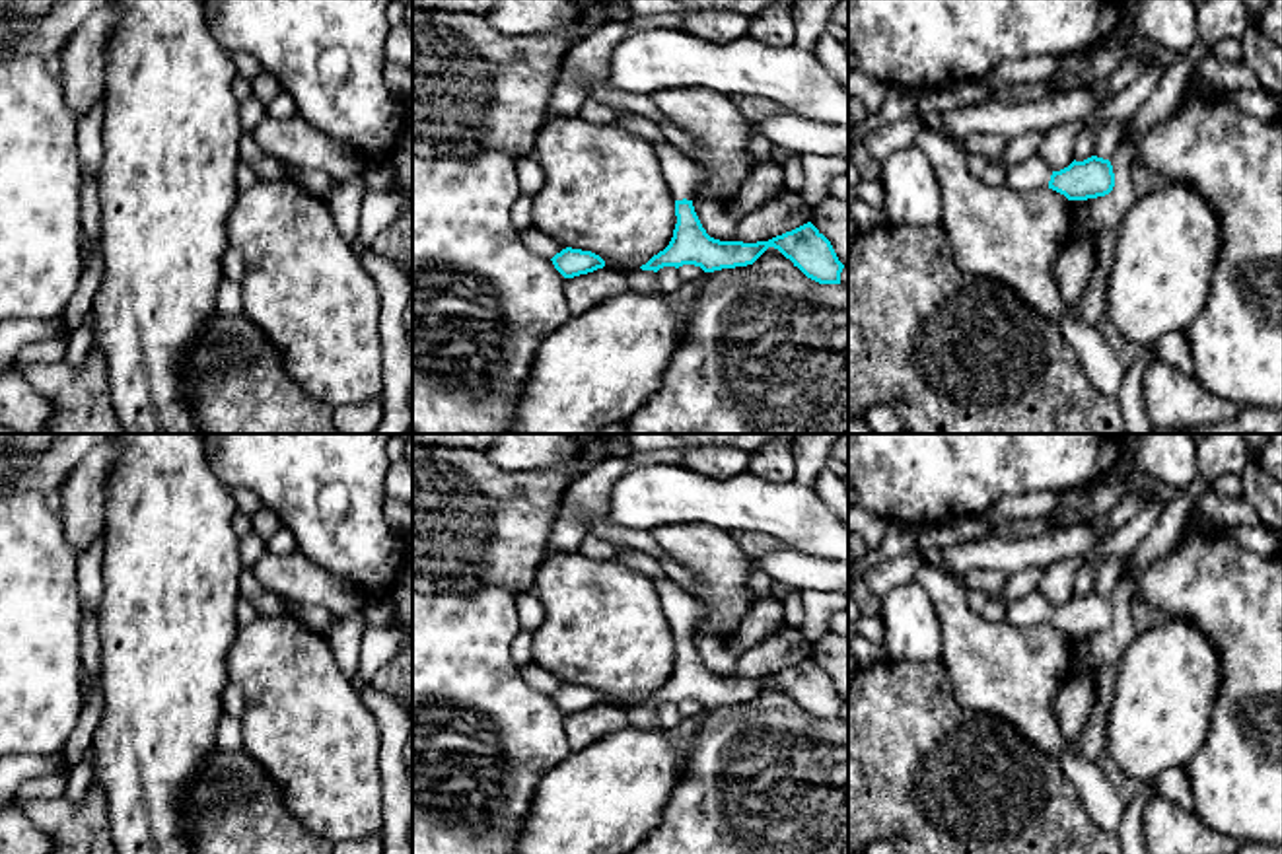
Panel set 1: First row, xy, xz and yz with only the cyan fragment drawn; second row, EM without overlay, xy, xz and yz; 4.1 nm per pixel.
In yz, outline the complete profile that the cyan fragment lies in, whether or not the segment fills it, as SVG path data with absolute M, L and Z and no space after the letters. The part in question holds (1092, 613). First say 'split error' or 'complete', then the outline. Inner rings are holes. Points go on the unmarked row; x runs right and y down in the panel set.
split error; M1035 589L1008 605L1006 621L1017 628L1049 623L1068 636L1087 636L1109 630L1115 623L1115 609L1111 597L1097 591L1074 595L1068 603L1052 607Z

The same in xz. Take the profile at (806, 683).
split error; M658 578L654 584L675 636L677 659L669 681L642 700L642 706L658 708L663 702L694 700L704 708L714 708L753 700L768 683L774 683L807 714L819 720L840 720L844 700L831 677L811 658L757 679L710 673L693 642L694 626L708 607L669 578Z

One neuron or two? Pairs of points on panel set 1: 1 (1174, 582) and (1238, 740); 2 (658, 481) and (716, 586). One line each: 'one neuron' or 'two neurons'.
1: one neuron
2: two neurons

